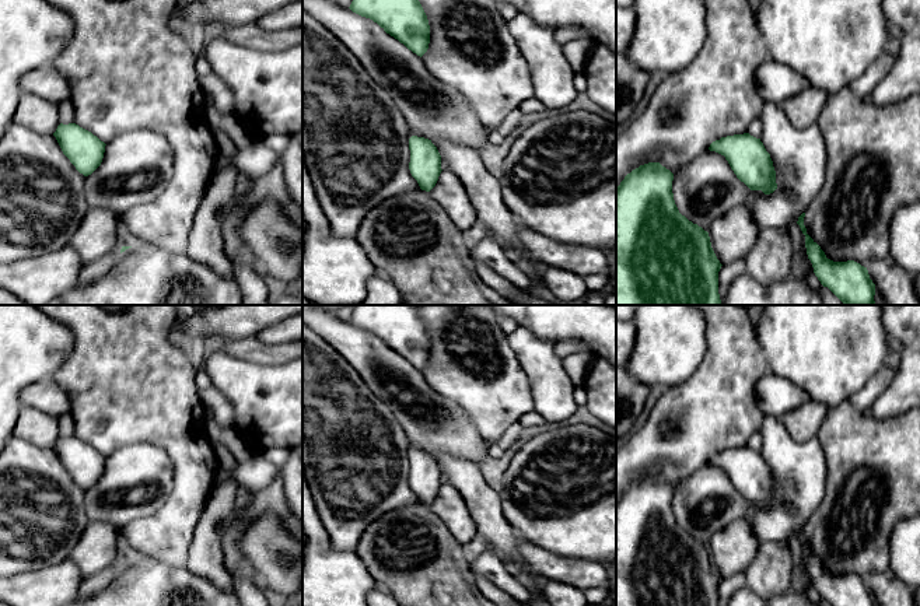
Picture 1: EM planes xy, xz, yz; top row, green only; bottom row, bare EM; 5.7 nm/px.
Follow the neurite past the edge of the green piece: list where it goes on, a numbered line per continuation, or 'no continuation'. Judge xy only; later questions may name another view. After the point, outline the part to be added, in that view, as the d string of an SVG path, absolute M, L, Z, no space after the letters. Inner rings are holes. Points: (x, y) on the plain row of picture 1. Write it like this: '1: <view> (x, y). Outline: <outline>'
no continuation

